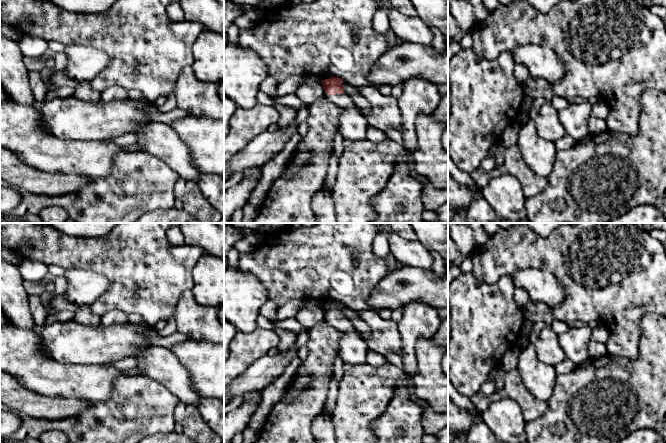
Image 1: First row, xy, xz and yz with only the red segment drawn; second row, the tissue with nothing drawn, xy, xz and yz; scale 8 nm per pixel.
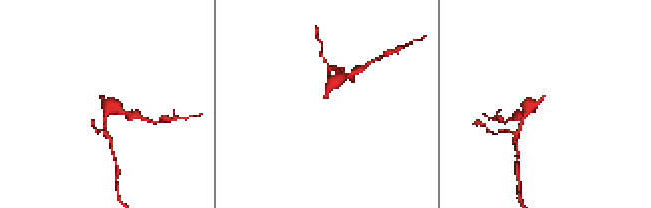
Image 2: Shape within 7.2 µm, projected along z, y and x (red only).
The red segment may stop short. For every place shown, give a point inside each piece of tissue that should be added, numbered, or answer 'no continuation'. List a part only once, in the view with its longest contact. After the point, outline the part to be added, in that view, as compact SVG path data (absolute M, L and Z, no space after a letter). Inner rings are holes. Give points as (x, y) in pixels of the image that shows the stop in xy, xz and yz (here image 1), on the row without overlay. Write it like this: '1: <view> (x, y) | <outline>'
1: xz (353, 350) | M326 316L324 320L343 333L338 353L343 363L352 365L365 363L368 354L367 346L354 328L352 320L345 317L330 319Z

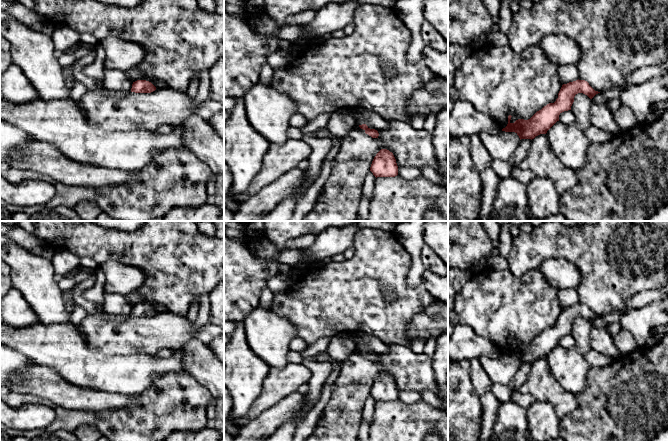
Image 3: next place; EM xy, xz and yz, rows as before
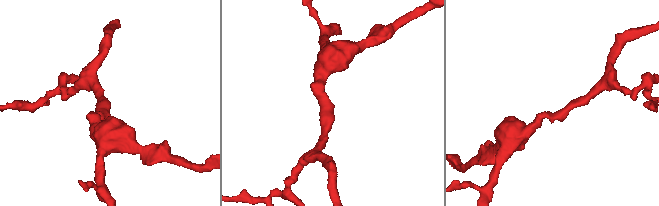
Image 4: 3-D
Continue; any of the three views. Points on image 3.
no continuation

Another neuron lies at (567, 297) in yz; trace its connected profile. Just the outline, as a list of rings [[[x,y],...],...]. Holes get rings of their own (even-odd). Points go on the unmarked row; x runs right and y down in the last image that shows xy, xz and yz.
[[[567,288],[558,291],[558,300],[562,308],[578,304],[578,293],[576,289]]]

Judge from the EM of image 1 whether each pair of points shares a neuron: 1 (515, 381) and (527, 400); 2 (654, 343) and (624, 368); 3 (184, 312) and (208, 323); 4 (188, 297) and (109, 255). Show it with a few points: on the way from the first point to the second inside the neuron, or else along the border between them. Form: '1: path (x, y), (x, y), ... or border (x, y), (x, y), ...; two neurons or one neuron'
1: path (515, 386), (522, 395); one neuron
2: path (650, 352), (633, 368); one neuron
3: path (190, 316), (202, 323); one neuron
4: border (191, 289), (186, 289), (181, 294), (173, 314); two neurons

